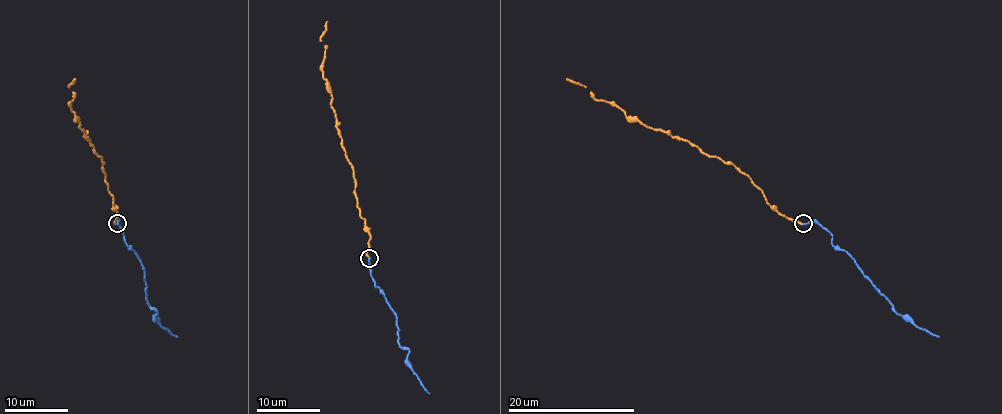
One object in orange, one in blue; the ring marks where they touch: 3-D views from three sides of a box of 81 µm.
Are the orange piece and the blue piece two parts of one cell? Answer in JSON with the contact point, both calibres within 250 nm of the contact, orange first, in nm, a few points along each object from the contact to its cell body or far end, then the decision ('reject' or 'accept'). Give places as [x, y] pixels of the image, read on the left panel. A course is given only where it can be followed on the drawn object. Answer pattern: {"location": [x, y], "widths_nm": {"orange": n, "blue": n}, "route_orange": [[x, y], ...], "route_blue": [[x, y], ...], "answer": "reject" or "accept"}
{"location": [117, 223], "widths_nm": {"orange": 190, "blue": 150}, "route_orange": [[117, 224], [118, 213], [101, 157], [71, 110], [74, 98], [69, 86], [75, 78]], "route_blue": [[117, 224], [126, 244], [142, 263], [147, 301], [156, 314], [155, 319], [177, 336]], "answer": "accept"}

